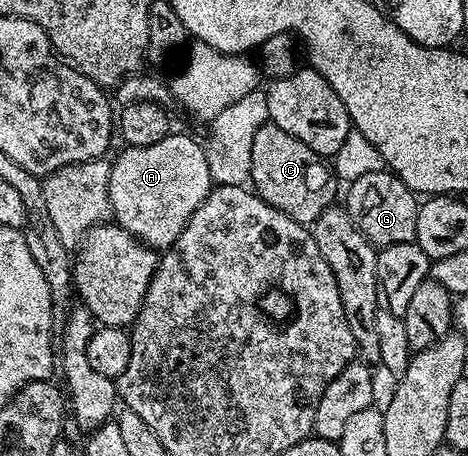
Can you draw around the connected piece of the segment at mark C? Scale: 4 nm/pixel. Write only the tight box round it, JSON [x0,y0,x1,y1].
[249,123,338,227]

